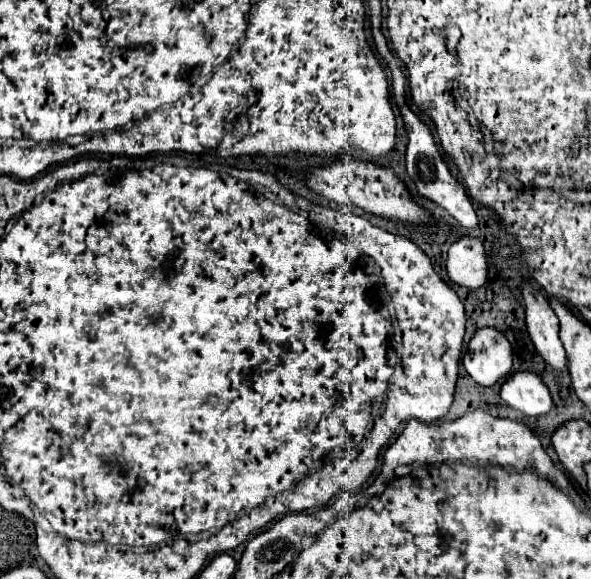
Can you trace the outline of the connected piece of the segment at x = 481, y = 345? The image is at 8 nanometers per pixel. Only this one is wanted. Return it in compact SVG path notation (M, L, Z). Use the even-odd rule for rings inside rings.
M494 327L478 329L466 347L462 363L476 385L496 385L512 371L512 345Z

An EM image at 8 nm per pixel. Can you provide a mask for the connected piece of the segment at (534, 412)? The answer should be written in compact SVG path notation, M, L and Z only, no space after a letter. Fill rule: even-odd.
M518 371L508 381L504 381L500 397L512 409L522 411L530 417L546 415L552 409L552 397L548 387L536 373L530 371Z

